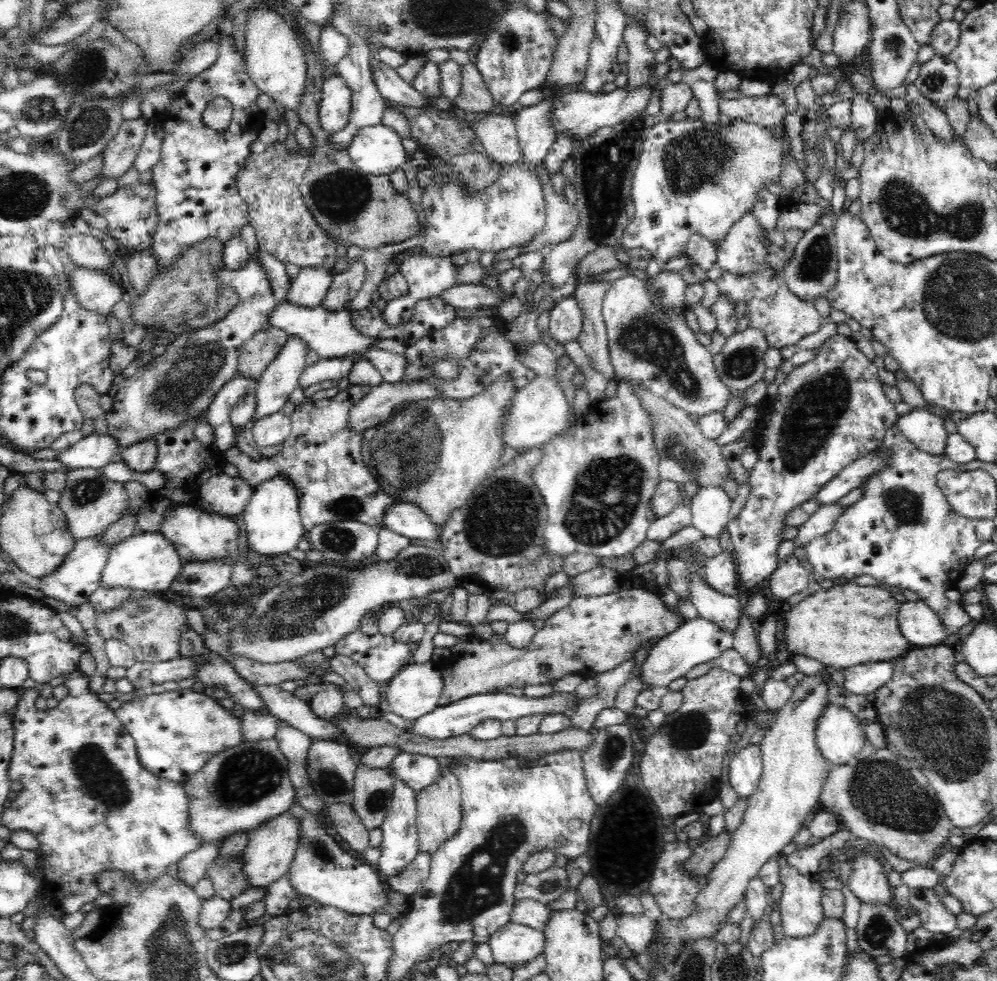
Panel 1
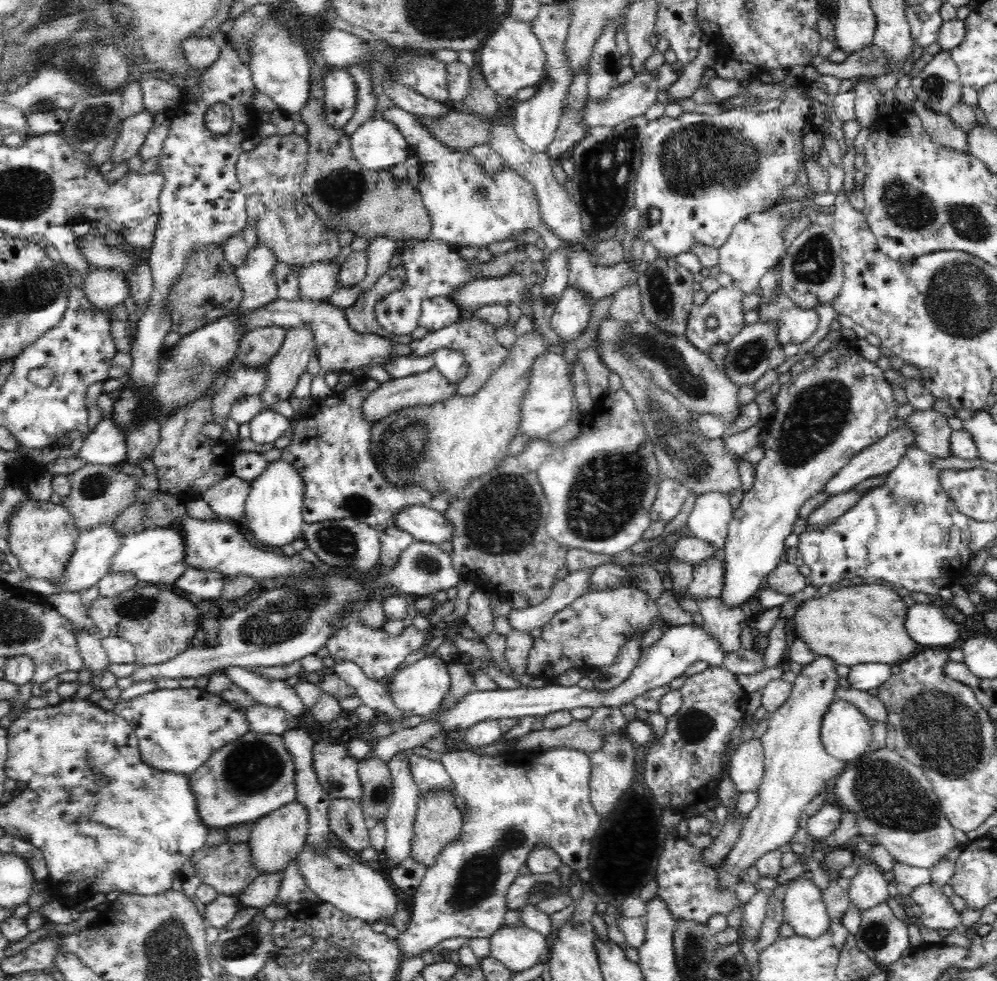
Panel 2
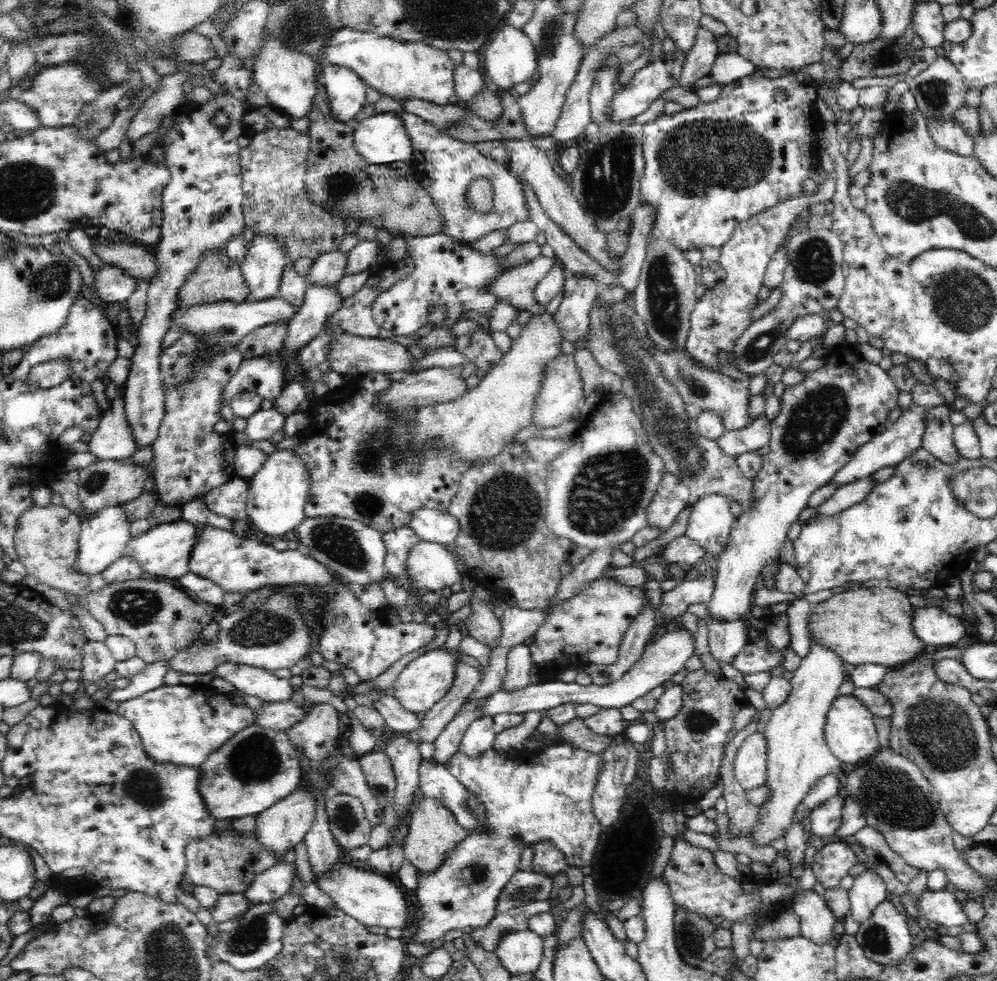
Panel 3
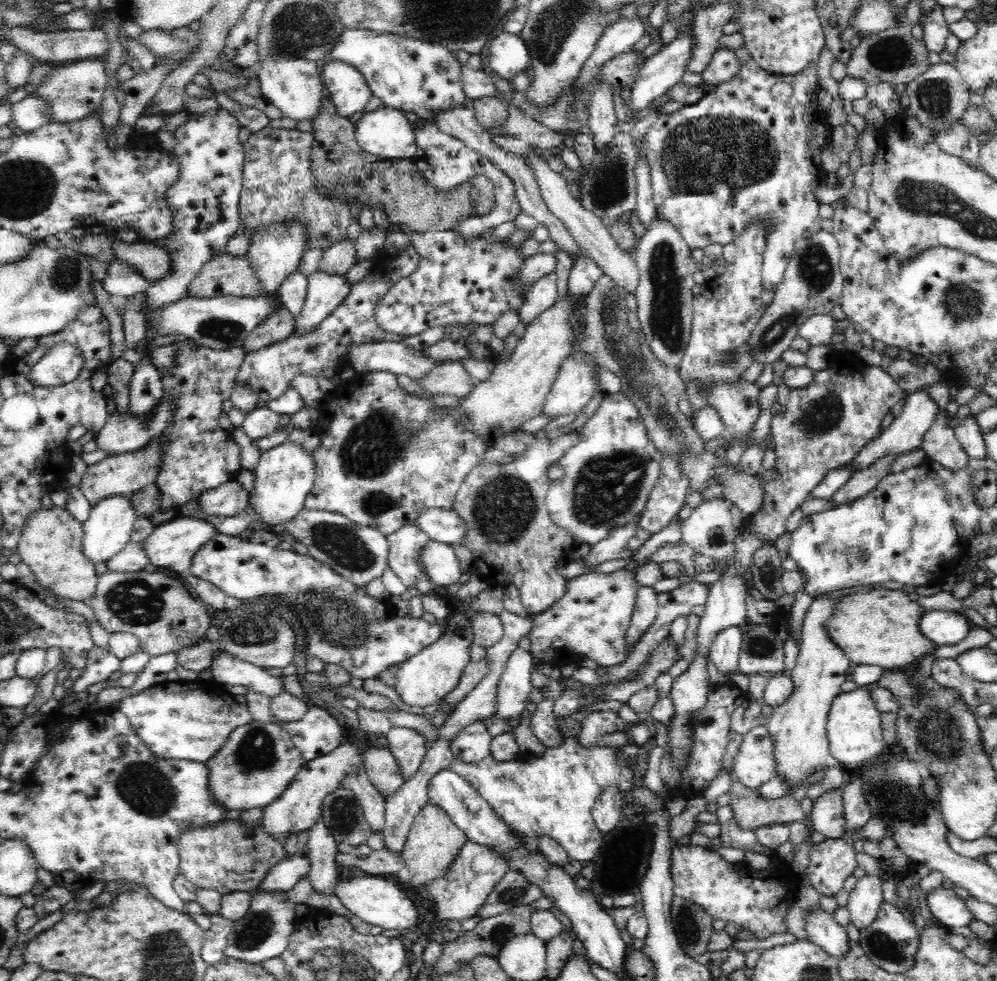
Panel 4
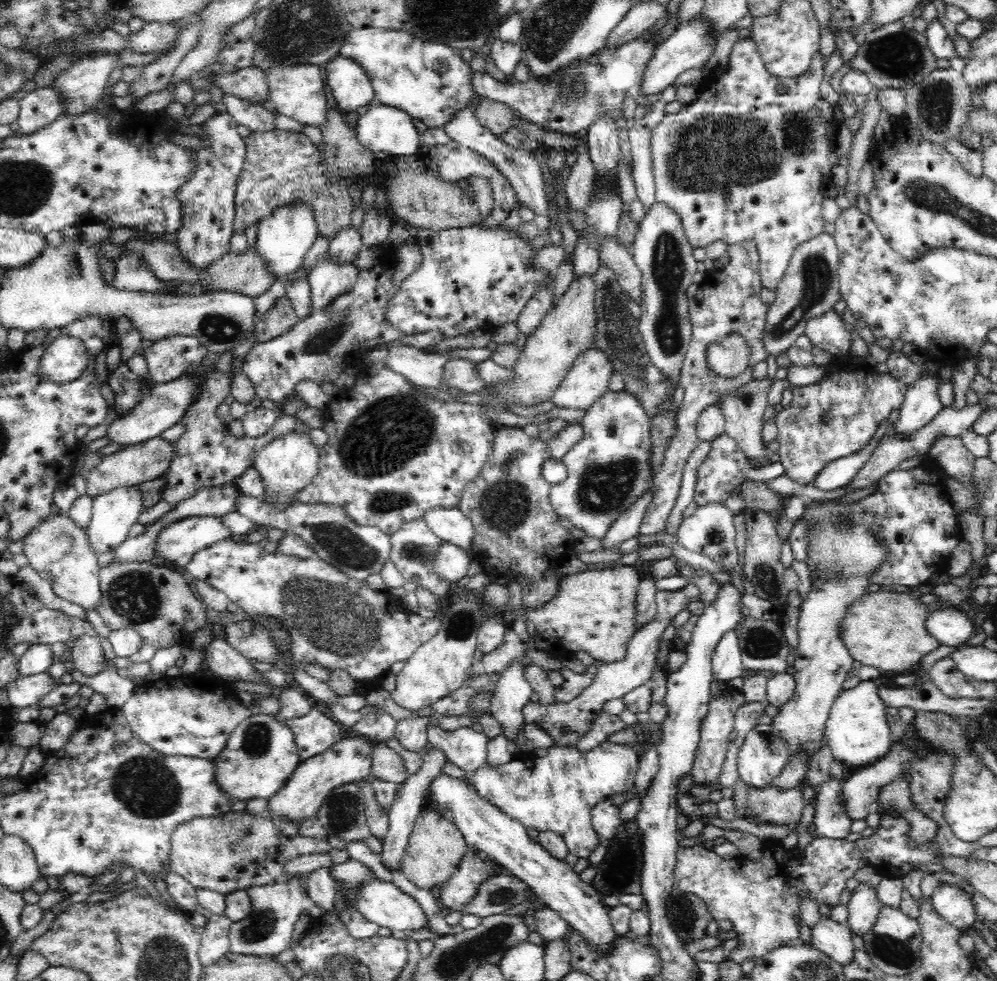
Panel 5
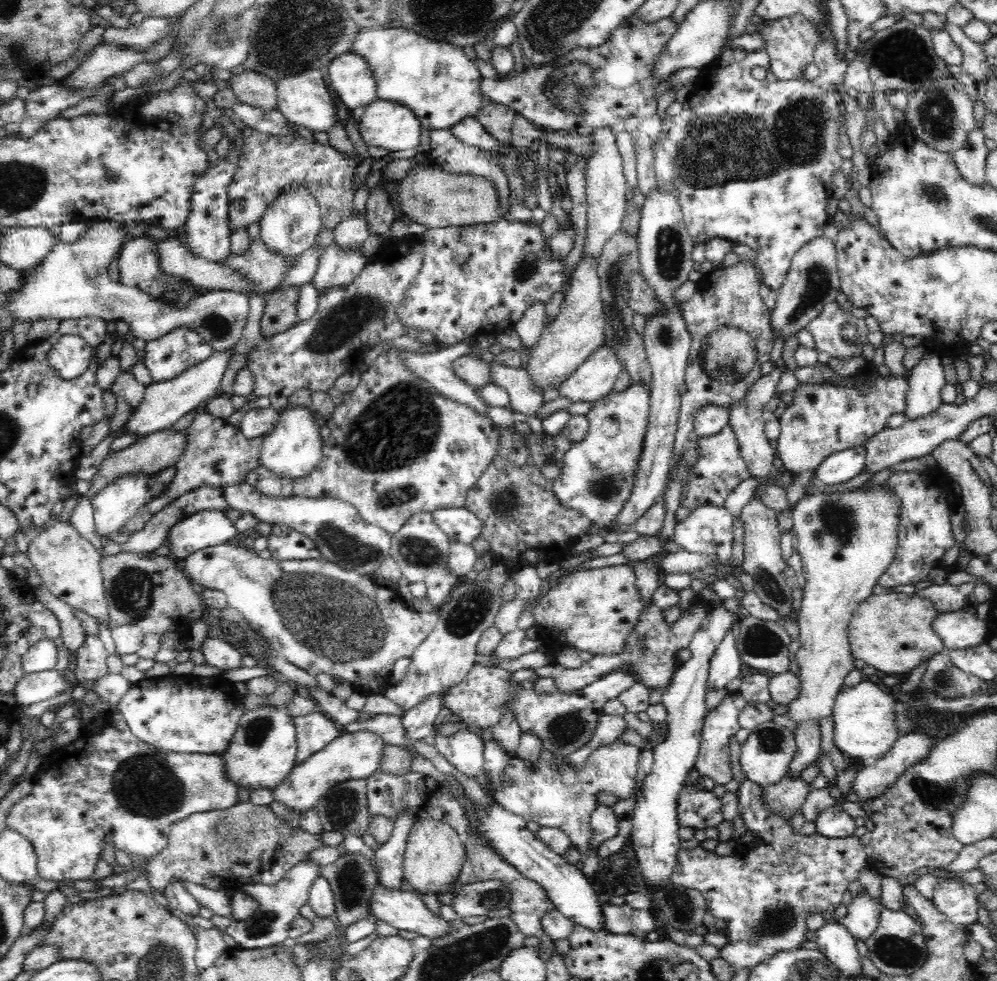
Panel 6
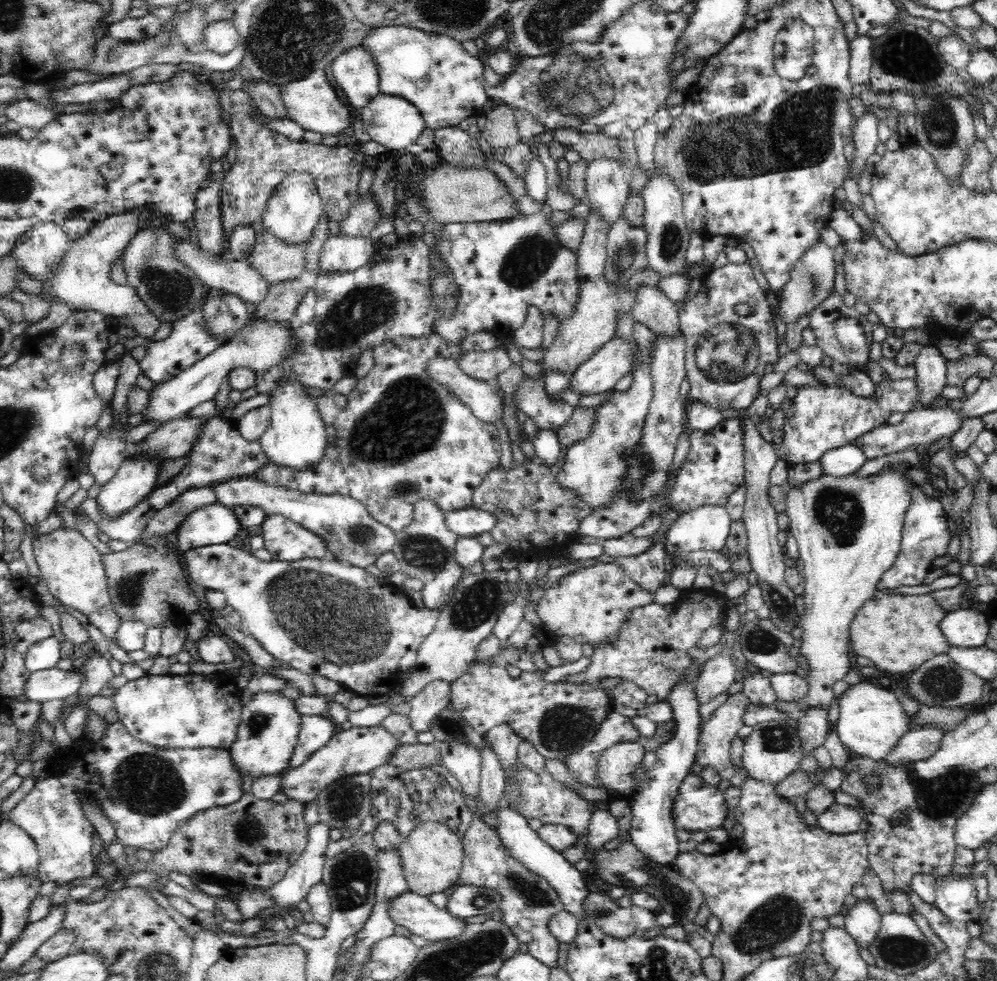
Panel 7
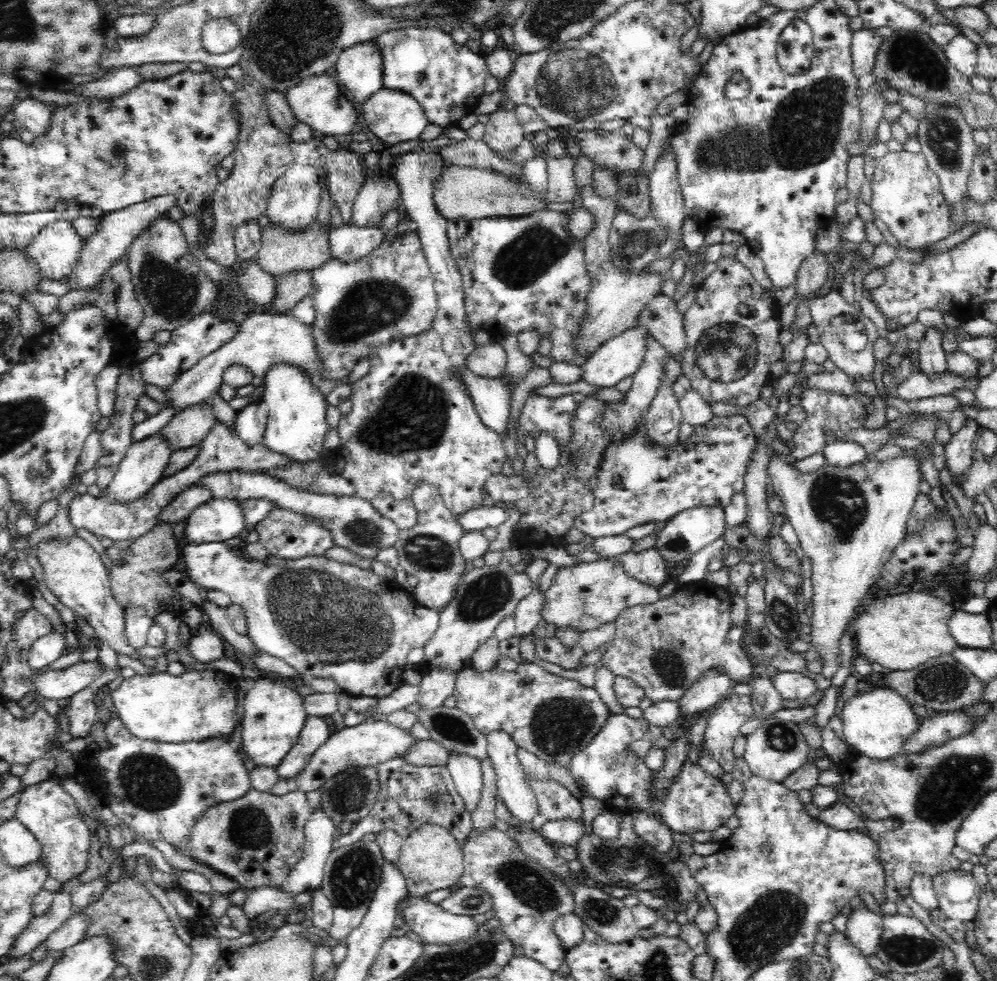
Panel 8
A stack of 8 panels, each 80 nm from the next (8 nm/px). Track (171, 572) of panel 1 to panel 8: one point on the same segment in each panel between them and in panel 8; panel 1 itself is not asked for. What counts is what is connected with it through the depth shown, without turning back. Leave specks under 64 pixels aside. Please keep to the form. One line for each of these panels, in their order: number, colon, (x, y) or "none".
2: (156, 556)
3: (164, 551)
4: (171, 546)
5: (178, 543)
6: (208, 527)
7: (214, 524)
8: (217, 520)

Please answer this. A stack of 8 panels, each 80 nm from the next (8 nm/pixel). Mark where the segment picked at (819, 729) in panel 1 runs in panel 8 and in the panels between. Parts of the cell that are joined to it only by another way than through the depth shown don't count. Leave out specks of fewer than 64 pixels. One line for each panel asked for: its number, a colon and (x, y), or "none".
2: (845, 732)
3: (850, 734)
4: (854, 730)
5: (857, 731)
6: (865, 727)
7: (871, 720)
8: (877, 720)

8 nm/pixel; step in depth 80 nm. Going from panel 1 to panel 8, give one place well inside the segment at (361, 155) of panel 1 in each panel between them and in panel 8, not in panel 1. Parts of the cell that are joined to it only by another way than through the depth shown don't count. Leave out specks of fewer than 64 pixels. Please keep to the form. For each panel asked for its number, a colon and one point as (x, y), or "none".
2: (377, 144)
3: (381, 139)
4: (386, 132)
5: (383, 128)
6: (390, 125)
7: (392, 121)
8: (391, 116)

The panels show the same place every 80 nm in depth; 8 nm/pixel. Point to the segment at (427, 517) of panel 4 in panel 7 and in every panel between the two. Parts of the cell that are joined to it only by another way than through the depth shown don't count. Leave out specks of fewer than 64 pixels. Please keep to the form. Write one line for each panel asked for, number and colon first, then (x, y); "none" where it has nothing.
5: (451, 525)
6: (462, 526)
7: (469, 522)

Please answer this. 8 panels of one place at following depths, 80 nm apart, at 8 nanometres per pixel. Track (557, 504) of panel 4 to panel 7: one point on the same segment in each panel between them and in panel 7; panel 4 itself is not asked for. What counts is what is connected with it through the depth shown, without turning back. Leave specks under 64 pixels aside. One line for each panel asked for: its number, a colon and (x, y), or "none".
5: (607, 471)
6: (598, 474)
7: (593, 468)

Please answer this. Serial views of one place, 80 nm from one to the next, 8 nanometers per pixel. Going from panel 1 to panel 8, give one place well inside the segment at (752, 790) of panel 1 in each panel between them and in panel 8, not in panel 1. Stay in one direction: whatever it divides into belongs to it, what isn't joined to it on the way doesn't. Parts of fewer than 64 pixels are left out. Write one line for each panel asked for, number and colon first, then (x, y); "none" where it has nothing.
2: (747, 767)
3: (750, 766)
4: (754, 765)
5: (764, 754)
6: (767, 753)
7: (773, 750)
8: (776, 748)

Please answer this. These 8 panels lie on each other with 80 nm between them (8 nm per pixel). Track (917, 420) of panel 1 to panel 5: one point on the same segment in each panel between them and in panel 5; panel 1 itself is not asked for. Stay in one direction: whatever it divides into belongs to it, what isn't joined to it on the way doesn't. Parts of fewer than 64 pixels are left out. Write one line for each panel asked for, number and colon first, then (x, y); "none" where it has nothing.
2: (932, 432)
3: (938, 440)
4: (940, 443)
5: (949, 452)

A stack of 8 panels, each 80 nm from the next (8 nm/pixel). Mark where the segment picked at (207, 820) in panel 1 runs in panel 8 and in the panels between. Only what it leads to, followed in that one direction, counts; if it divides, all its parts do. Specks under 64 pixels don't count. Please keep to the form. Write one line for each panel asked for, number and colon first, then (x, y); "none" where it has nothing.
2: (254, 775)
3: (257, 767)
4: (257, 763)
5: (260, 755)
6: (262, 752)
7: (269, 726)
8: (274, 715)

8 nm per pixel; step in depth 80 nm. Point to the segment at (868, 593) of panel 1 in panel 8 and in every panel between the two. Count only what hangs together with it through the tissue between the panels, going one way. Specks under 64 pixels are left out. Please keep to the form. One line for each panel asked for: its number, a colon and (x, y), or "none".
2: (858, 624)
3: (867, 625)
4: (880, 626)
5: (885, 629)
6: (892, 632)
7: (898, 633)
8: (901, 631)

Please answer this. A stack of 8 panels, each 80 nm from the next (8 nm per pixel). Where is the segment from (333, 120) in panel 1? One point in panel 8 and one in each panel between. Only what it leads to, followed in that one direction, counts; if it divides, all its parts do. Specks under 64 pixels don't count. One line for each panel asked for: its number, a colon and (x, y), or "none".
2: (340, 89)
3: (346, 91)
4: (349, 91)
5: (351, 87)
6: (352, 79)
7: (356, 73)
8: (359, 68)

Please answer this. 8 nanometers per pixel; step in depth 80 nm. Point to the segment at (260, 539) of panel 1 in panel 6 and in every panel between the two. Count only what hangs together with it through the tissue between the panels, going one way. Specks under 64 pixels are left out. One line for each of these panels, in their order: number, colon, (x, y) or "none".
2: (273, 512)
3: (277, 494)
4: (284, 475)
5: (287, 464)
6: (293, 448)

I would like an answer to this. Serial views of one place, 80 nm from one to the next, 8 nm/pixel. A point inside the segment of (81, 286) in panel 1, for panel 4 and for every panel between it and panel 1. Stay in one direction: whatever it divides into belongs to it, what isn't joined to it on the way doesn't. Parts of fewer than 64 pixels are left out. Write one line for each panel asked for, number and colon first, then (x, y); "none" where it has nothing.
2: (104, 288)
3: (112, 284)
4: (121, 281)

